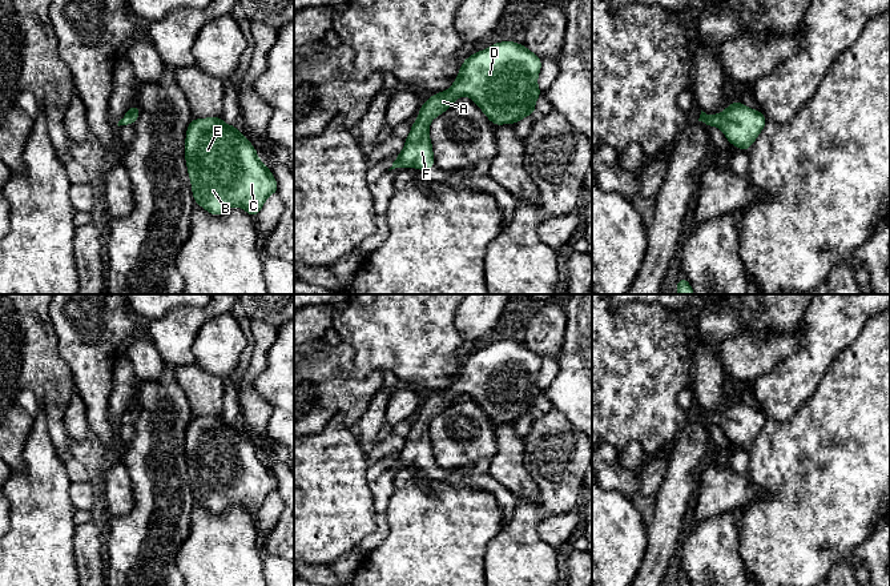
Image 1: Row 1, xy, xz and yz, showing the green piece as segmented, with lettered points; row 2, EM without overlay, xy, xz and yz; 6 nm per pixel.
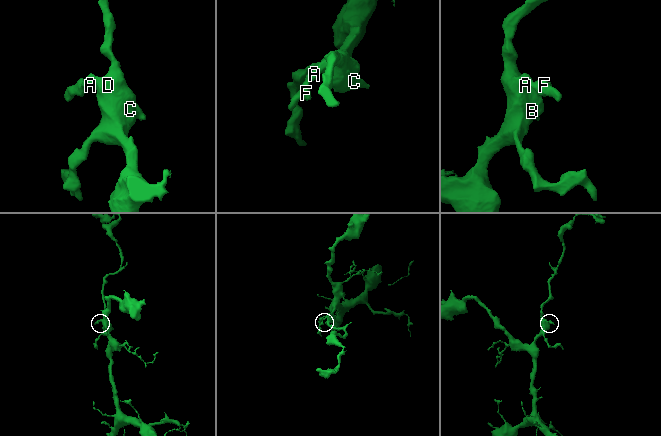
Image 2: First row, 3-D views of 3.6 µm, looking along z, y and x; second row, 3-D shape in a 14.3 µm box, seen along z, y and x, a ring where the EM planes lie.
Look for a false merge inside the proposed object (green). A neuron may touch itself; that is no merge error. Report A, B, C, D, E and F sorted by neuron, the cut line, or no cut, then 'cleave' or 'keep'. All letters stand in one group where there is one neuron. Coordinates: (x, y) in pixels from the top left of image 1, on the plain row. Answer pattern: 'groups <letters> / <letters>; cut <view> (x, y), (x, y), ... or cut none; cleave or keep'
groups A B C D E F; cut none; keep

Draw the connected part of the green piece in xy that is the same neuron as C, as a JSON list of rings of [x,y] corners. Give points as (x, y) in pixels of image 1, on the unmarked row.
[[[221,414],[192,418],[186,428],[185,458],[194,501],[214,514],[239,505],[255,517],[266,497],[278,491],[277,478],[258,457],[255,446],[235,424],[226,424]]]

